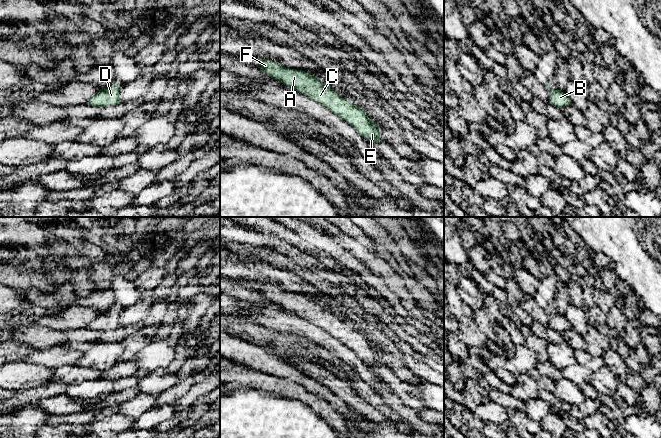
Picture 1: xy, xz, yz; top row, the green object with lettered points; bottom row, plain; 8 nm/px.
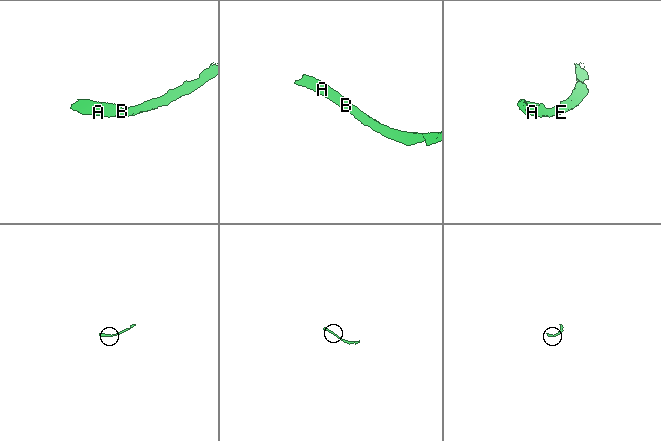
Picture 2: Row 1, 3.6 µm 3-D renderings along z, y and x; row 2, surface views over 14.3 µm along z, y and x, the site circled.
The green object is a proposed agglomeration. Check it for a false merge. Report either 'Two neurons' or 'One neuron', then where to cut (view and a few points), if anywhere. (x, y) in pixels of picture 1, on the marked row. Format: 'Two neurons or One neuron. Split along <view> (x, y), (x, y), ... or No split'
One neuron. No split

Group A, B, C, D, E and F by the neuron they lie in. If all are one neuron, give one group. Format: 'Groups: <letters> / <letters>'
Groups: A B C D E F

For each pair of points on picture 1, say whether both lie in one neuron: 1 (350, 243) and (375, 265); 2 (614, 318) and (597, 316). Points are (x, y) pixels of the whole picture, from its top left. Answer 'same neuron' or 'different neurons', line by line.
1: same neuron
2: different neurons

